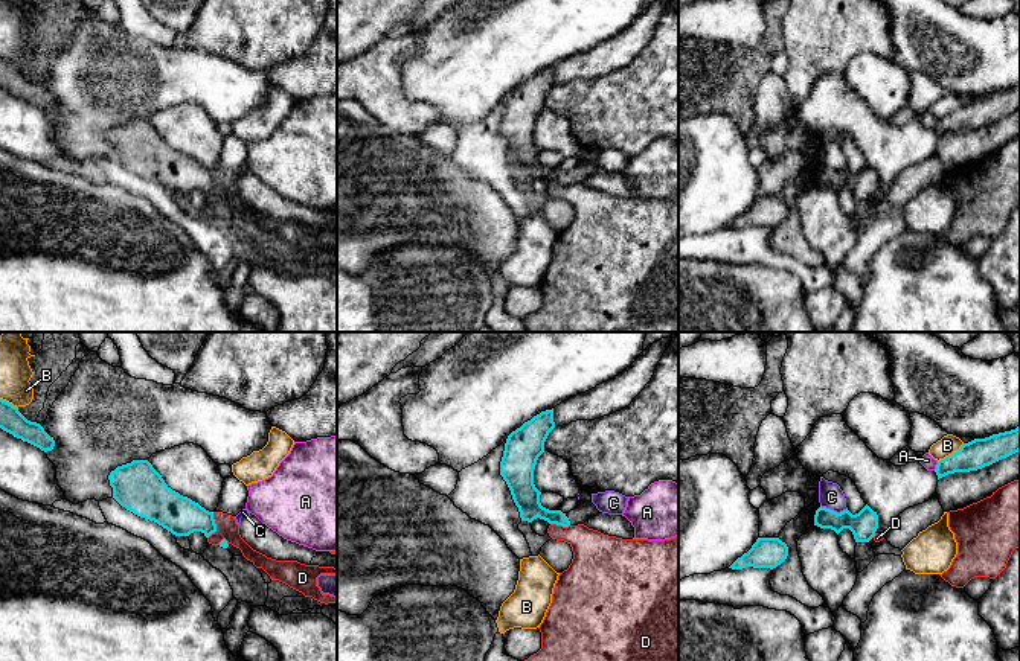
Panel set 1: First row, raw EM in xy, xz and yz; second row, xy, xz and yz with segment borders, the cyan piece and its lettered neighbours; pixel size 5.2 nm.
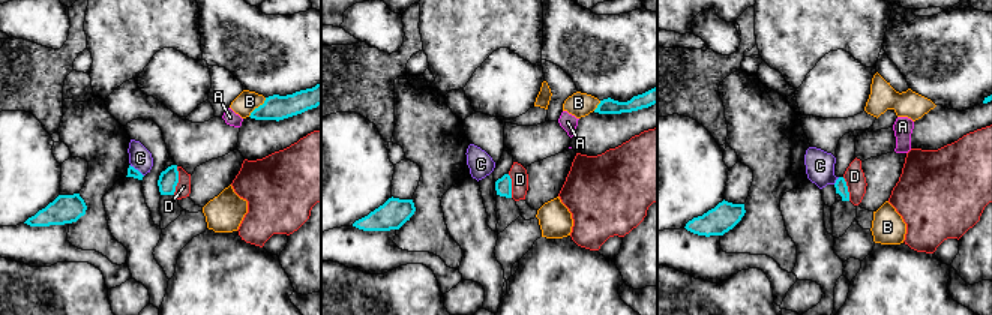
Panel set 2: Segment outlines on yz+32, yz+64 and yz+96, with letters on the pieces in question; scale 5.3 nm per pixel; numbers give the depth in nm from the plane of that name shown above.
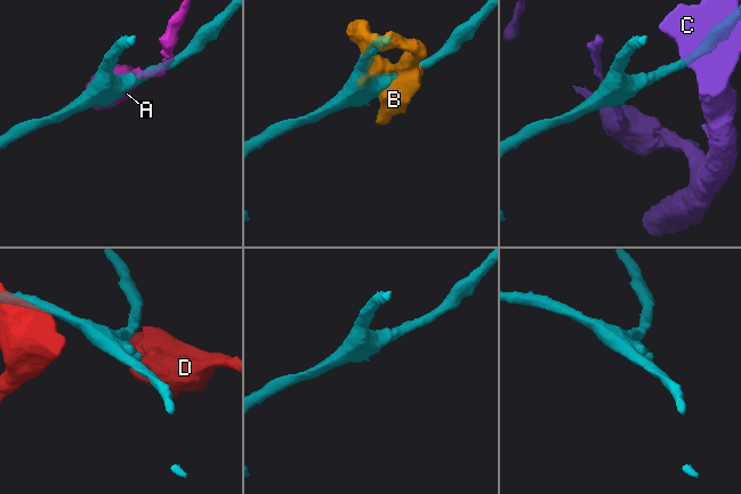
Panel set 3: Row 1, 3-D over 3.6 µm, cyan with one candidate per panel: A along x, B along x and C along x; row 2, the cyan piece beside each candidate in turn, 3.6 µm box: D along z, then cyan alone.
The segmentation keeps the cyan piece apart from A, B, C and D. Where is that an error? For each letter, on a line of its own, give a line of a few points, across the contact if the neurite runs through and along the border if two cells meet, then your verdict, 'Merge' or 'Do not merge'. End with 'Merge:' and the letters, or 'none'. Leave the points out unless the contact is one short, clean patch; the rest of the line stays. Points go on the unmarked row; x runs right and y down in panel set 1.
A: Line: yz (938, 121), (933, 128). Do not merge
B: Do not merge
C: Line: yz (821, 163), (837, 171), (846, 168). Do not merge
D: Line: xy (214, 171), (215, 189), (208, 197). Do not merge
Merge: none

